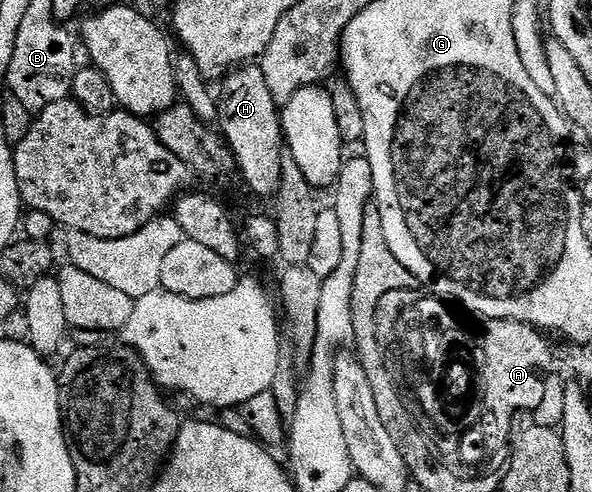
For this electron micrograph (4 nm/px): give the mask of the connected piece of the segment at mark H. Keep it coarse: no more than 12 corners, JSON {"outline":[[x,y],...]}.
{"outline":[[259,63],[233,67],[218,128],[254,195],[275,197],[281,105]]}

